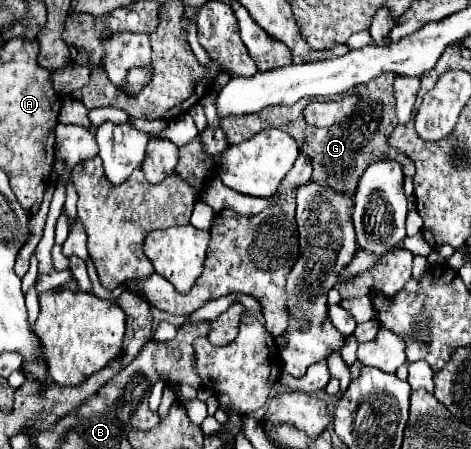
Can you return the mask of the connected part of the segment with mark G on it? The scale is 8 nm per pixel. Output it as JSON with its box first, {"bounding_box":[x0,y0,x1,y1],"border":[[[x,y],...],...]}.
{"bounding_box":[220,74,414,196],"border":[[[382,74],[378,78],[374,78],[372,82],[364,84],[364,86],[356,86],[352,92],[348,94],[356,94],[360,100],[358,100],[358,106],[354,108],[352,116],[346,118],[342,124],[338,126],[332,126],[332,128],[316,128],[316,126],[310,126],[304,122],[302,118],[302,110],[304,110],[304,100],[296,102],[296,106],[274,106],[274,108],[268,108],[268,110],[262,110],[260,114],[248,114],[248,116],[232,116],[232,118],[222,118],[220,120],[220,128],[222,132],[226,134],[226,140],[232,144],[232,142],[244,142],[244,138],[250,138],[250,130],[260,130],[260,128],[280,128],[284,132],[288,132],[296,142],[298,142],[298,148],[300,152],[310,158],[312,162],[312,182],[320,182],[320,186],[324,188],[332,188],[340,194],[346,194],[346,196],[354,196],[356,188],[358,188],[358,180],[360,176],[364,174],[364,170],[378,158],[388,158],[388,160],[396,160],[400,162],[400,166],[404,168],[404,176],[412,178],[414,176],[414,166],[412,166],[412,160],[410,158],[404,158],[402,154],[396,154],[396,150],[388,148],[386,140],[388,136],[392,134],[392,130],[396,128],[398,124],[398,118],[396,118],[396,112],[394,112],[394,102],[392,102],[392,74]]]}

